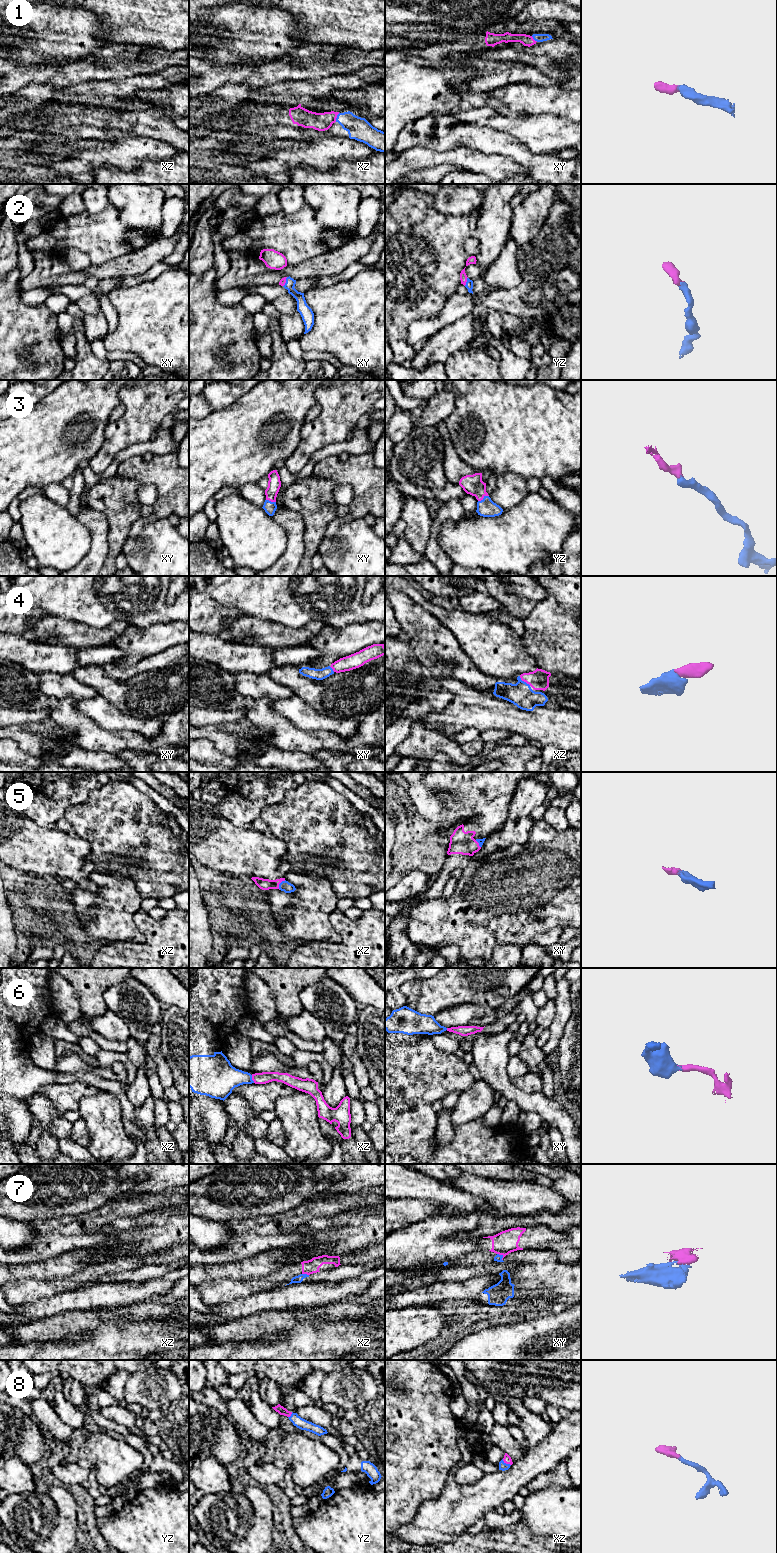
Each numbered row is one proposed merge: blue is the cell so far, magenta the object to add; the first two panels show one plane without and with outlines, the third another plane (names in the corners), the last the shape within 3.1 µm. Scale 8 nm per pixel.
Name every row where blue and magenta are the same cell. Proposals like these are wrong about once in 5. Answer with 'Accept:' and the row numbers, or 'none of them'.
Accept: 1, 2, 3, 4, 5, 6, 8

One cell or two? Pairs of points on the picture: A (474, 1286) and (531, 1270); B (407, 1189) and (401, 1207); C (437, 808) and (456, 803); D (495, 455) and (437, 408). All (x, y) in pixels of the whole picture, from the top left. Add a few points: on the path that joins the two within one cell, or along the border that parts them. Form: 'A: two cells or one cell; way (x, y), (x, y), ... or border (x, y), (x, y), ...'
A: two cells; border (501, 1276), (496, 1283), (481, 1292)
B: two cells; border (409, 1198), (395, 1199)
C: two cells; border (431, 788), (447, 810), (439, 823)
D: two cells; border (447, 418), (446, 420)

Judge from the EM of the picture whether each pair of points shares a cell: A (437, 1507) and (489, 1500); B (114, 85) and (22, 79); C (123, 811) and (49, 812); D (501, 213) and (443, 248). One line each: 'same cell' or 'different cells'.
A: same cell
B: different cells
C: different cells
D: different cells

